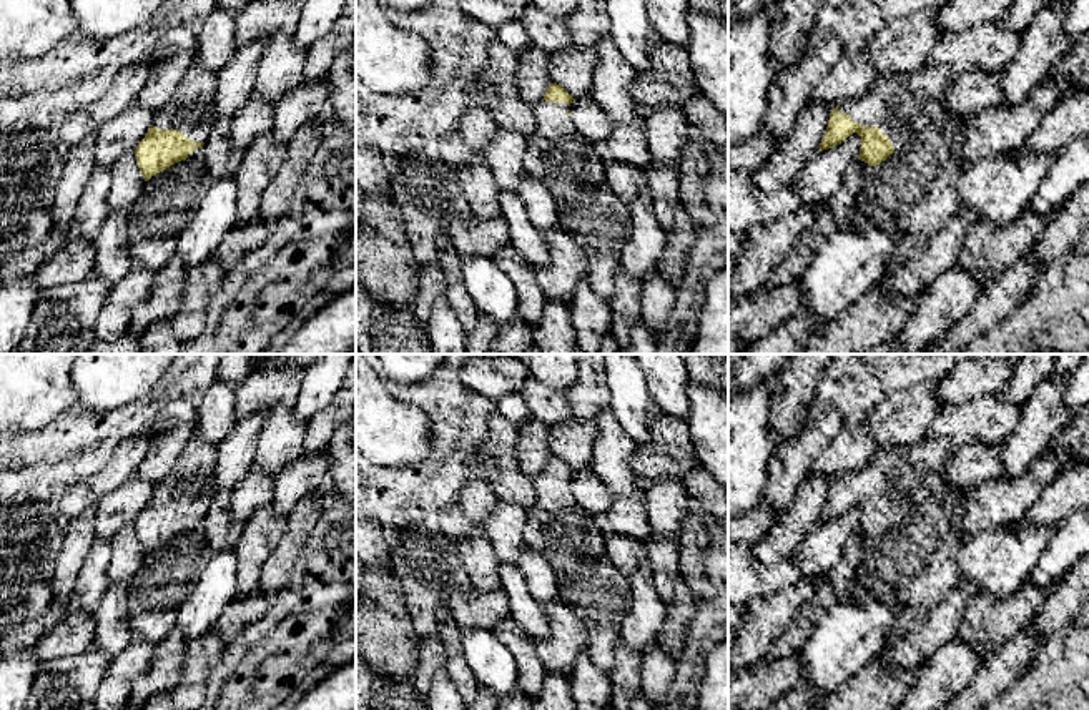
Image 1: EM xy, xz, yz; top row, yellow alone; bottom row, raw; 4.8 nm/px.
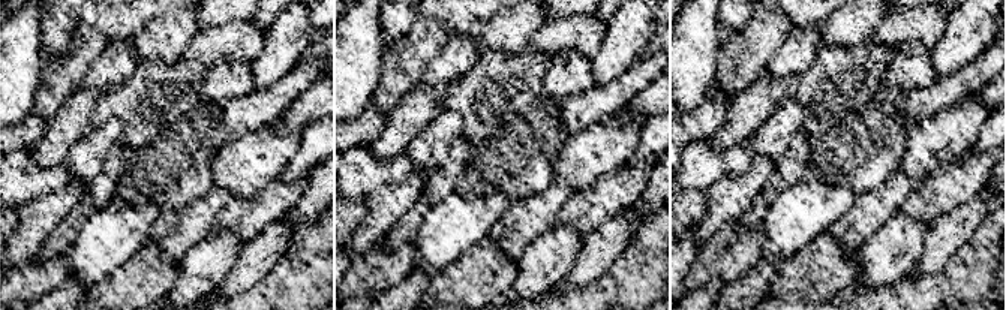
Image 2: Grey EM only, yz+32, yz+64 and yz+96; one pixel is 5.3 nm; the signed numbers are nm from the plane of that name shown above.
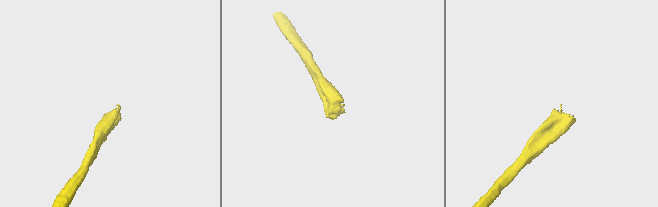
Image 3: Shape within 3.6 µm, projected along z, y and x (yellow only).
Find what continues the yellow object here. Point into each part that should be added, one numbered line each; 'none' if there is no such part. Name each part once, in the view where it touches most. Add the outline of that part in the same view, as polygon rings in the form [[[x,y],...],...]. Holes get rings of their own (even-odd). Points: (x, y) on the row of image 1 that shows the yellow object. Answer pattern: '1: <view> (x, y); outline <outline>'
1: yz (908, 107); outline [[[941,67],[891,71],[878,76],[863,96],[845,101],[838,111],[861,126],[878,126],[894,146],[889,156],[924,143],[934,155],[956,161],[963,130],[944,111],[944,96],[953,83]]]

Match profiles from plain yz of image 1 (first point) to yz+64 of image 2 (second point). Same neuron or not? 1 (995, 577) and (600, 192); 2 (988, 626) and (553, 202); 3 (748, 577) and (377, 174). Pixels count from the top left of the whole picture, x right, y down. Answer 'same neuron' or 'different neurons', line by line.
1: different neurons
2: different neurons
3: same neuron

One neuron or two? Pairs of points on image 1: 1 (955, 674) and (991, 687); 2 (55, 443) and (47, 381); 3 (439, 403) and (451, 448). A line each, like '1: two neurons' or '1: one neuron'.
1: two neurons
2: two neurons
3: two neurons

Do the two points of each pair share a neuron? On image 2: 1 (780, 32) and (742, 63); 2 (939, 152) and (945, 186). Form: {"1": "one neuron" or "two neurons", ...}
{"1": "one neuron", "2": "two neurons"}

